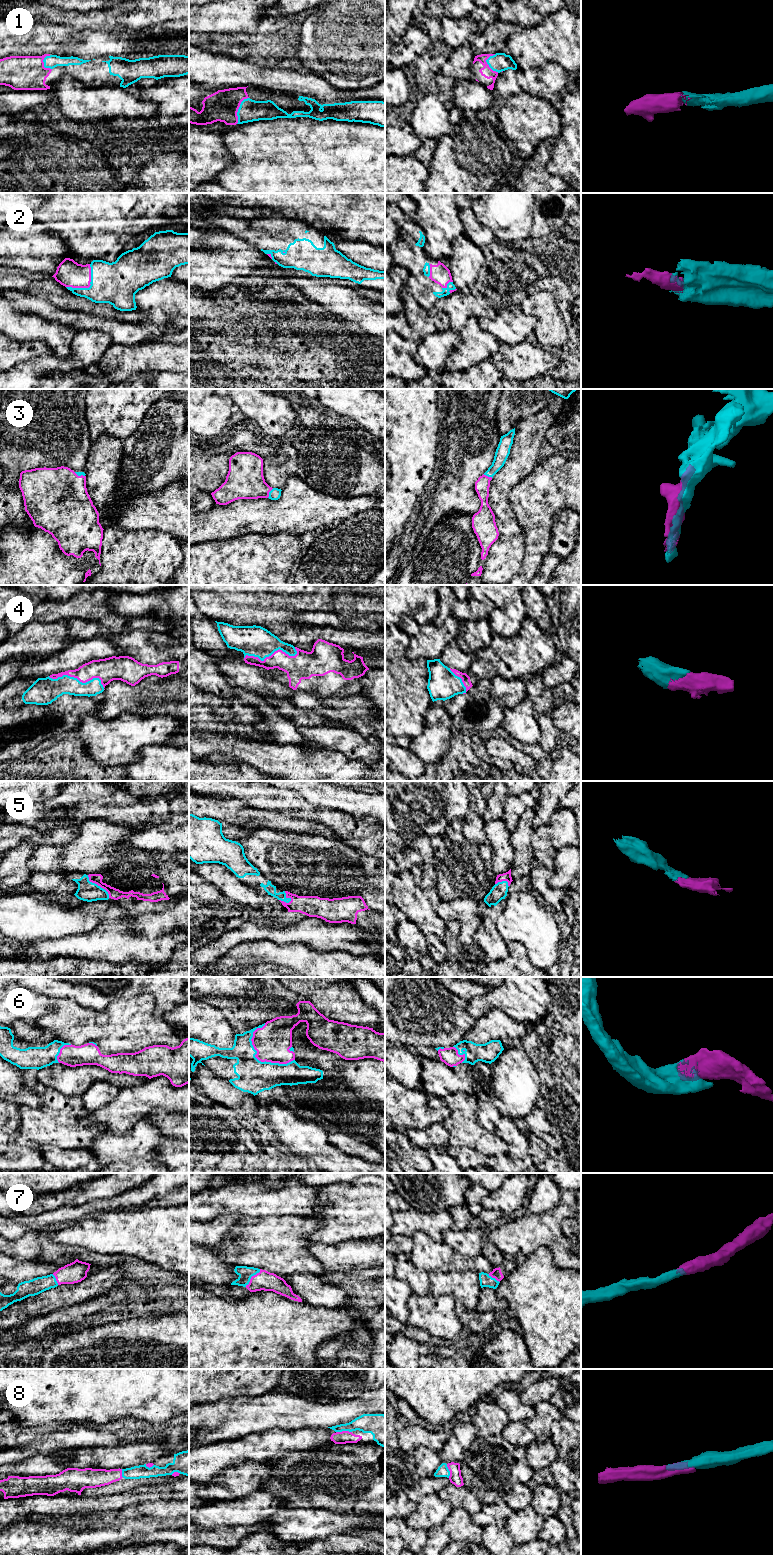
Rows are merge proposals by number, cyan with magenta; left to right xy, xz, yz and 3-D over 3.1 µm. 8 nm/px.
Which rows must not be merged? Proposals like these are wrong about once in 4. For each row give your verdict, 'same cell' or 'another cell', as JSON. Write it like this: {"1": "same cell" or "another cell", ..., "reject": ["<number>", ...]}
{"1": "same cell", "2": "same cell", "3": "same cell", "4": "same cell", "5": "same cell", "6": "same cell", "7": "same cell", "8": "same cell", "reject": []}

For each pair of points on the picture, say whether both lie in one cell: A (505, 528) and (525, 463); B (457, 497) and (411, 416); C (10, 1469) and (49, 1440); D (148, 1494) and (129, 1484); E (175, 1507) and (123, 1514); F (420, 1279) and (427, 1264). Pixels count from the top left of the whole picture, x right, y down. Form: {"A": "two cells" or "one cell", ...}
{"A": "one cell", "B": "two cells", "C": "two cells", "D": "two cells", "E": "one cell", "F": "two cells"}

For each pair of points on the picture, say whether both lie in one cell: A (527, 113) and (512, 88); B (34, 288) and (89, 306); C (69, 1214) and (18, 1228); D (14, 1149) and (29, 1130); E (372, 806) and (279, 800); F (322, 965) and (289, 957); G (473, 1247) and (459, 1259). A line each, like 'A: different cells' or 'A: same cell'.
A: different cells
B: same cell
C: same cell
D: different cells
E: different cells
F: same cell
G: different cells

